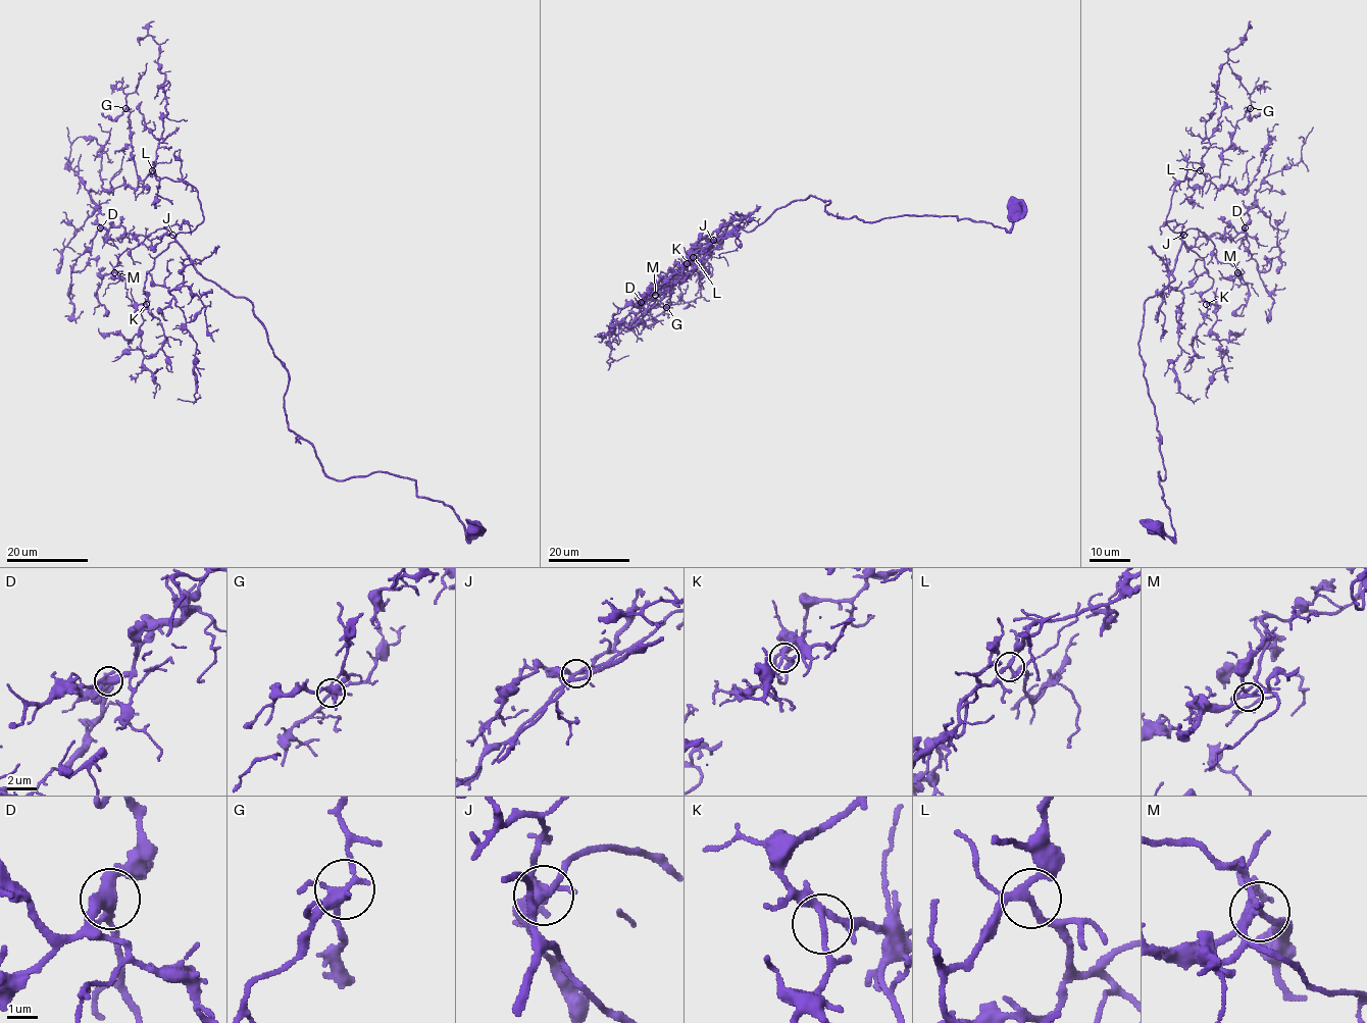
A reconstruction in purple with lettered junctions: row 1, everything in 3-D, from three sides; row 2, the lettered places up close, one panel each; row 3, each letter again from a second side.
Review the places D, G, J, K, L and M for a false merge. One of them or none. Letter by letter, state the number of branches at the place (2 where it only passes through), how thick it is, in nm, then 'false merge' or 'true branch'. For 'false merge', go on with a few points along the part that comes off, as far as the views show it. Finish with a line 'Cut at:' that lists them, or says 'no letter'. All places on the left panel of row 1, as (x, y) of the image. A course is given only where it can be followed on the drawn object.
D: 4 branches meet; 420 nm thick; true branch
G: 5 branches meet; 320 nm thick; true branch
J: 4 branches meet; 180 nm thick; true branch
K: 4 branches meet; 200 nm thick; true branch
L: 4 branches meet; 200 nm thick; true branch
M: 5 branches meet; 240 nm thick; true branch
Cut at: no letter

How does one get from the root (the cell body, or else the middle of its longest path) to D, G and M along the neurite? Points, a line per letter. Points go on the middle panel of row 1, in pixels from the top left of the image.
D: (1014, 213), (1007, 232), (956, 216), (865, 222), (809, 196), (714, 239), (641, 302)
G: (1014, 213), (1007, 232), (956, 216), (865, 222), (809, 196), (700, 245), (666, 307)
M: (1014, 213), (1007, 232), (956, 216), (865, 222), (809, 196), (660, 272), (655, 295)

